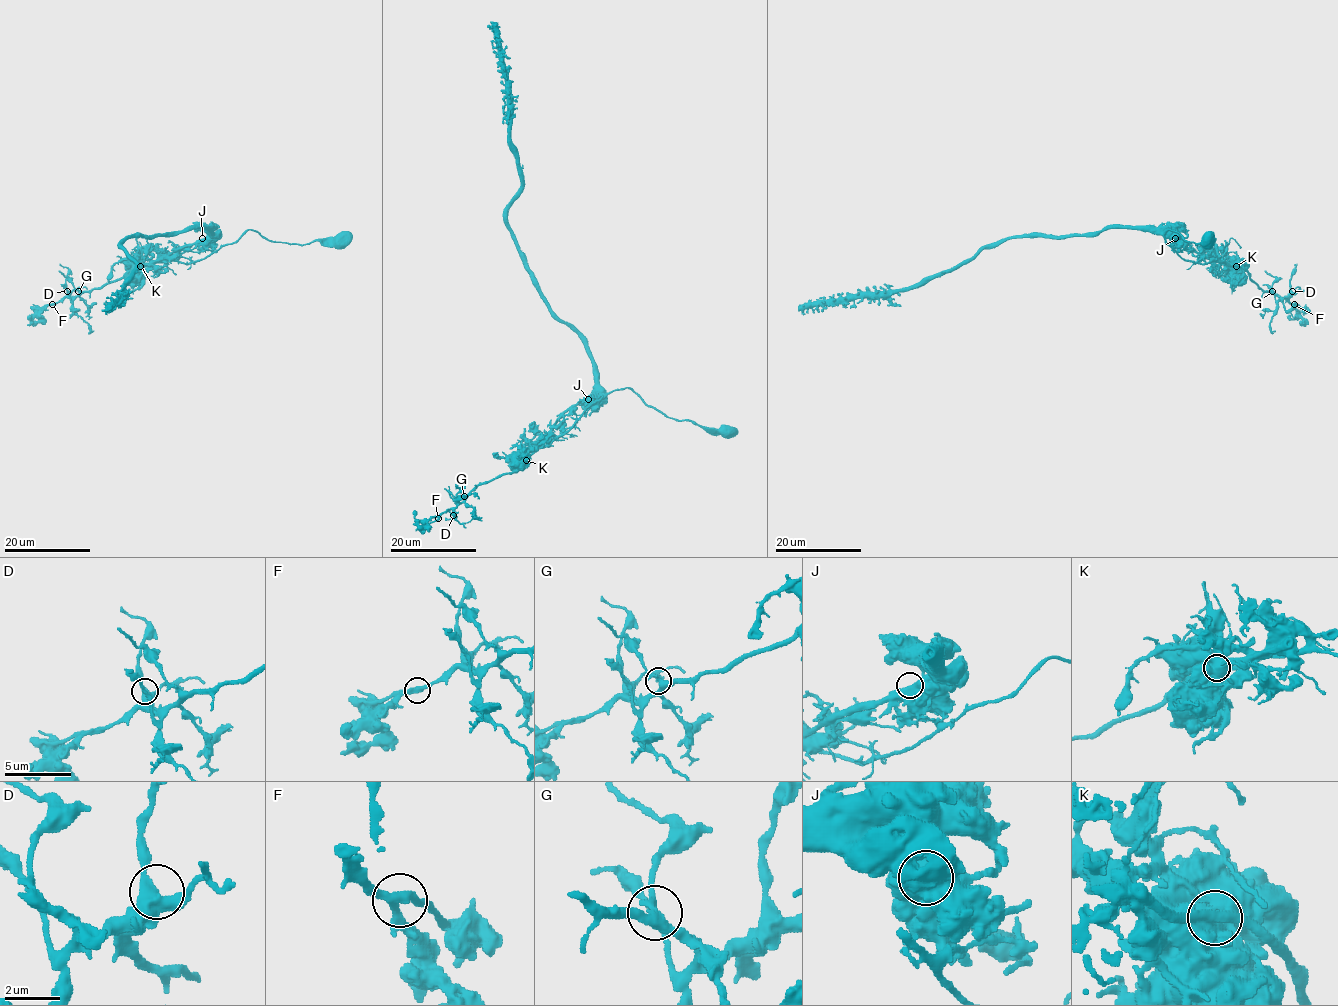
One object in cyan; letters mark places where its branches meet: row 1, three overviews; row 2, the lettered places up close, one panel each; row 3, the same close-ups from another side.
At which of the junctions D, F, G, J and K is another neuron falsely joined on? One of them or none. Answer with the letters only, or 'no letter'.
K

